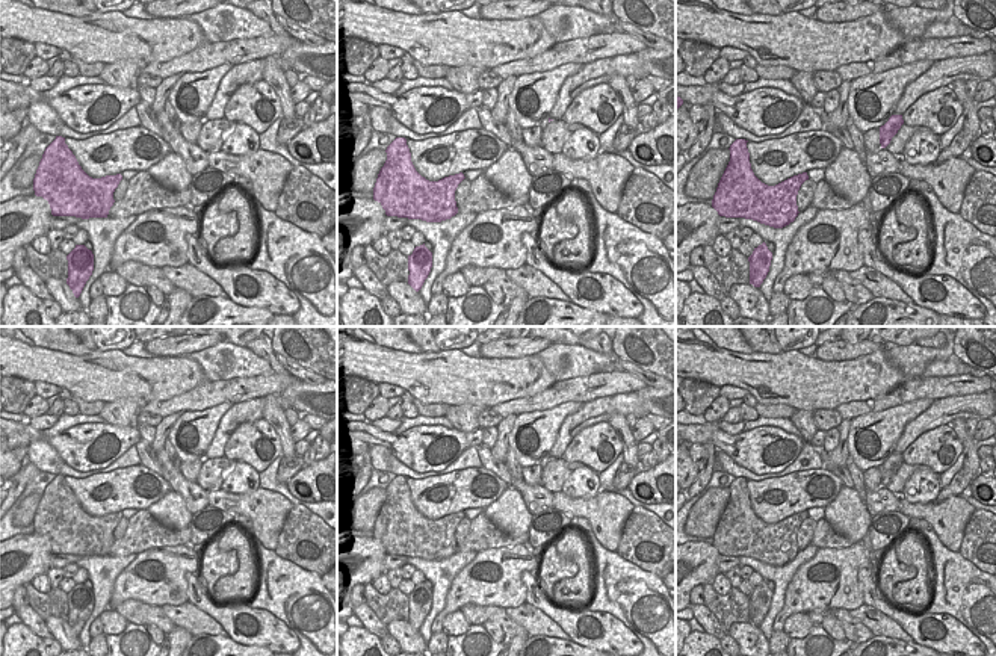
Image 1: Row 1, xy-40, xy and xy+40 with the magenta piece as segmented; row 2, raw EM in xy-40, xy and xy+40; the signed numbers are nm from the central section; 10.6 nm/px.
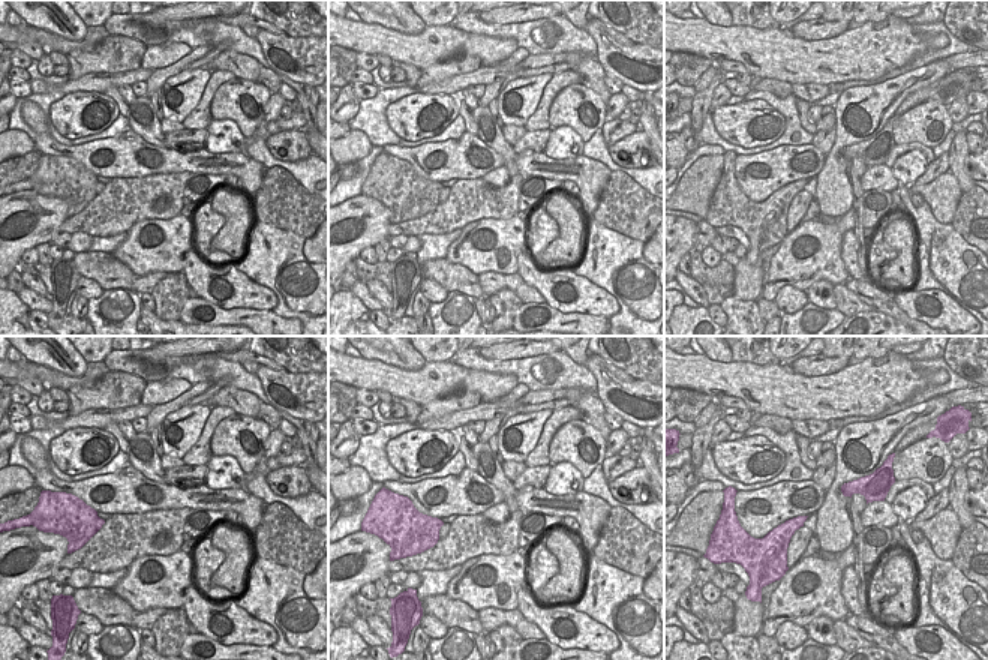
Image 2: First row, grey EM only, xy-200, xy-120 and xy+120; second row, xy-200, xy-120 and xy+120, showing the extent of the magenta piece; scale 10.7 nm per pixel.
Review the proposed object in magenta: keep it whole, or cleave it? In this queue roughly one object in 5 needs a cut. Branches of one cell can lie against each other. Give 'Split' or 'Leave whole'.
Split

